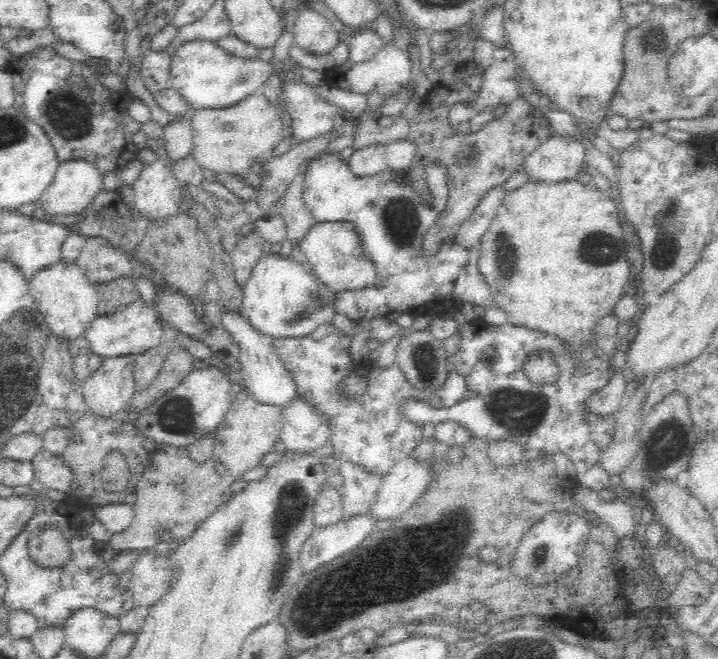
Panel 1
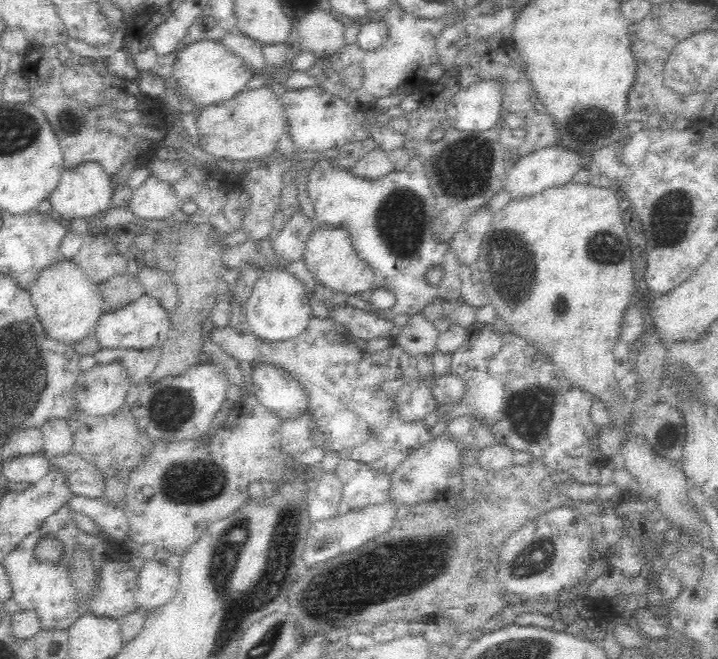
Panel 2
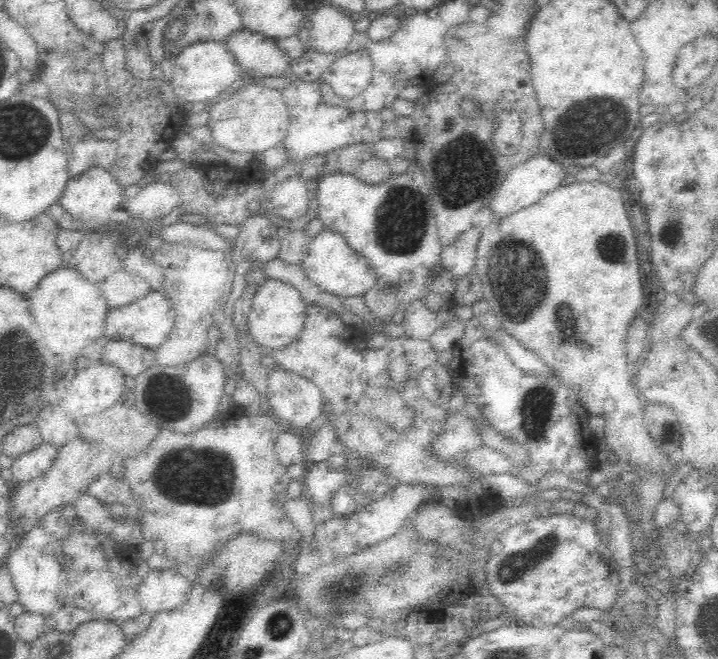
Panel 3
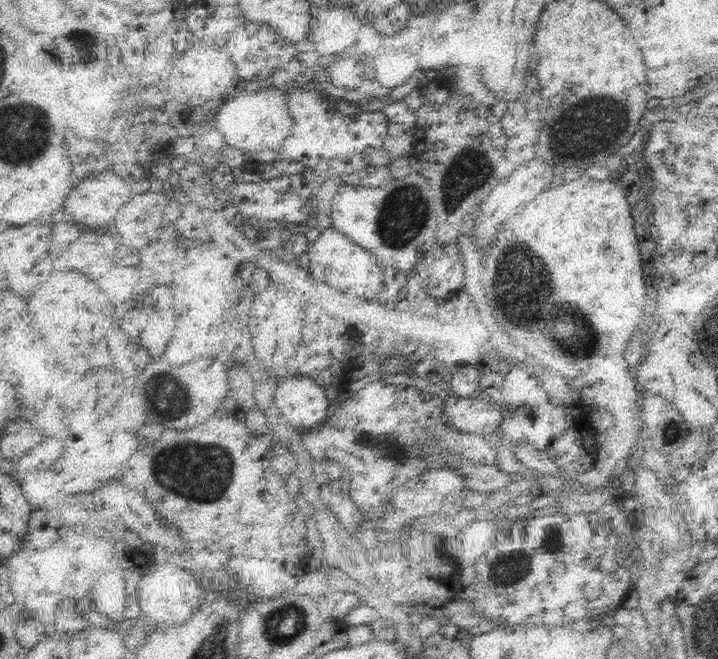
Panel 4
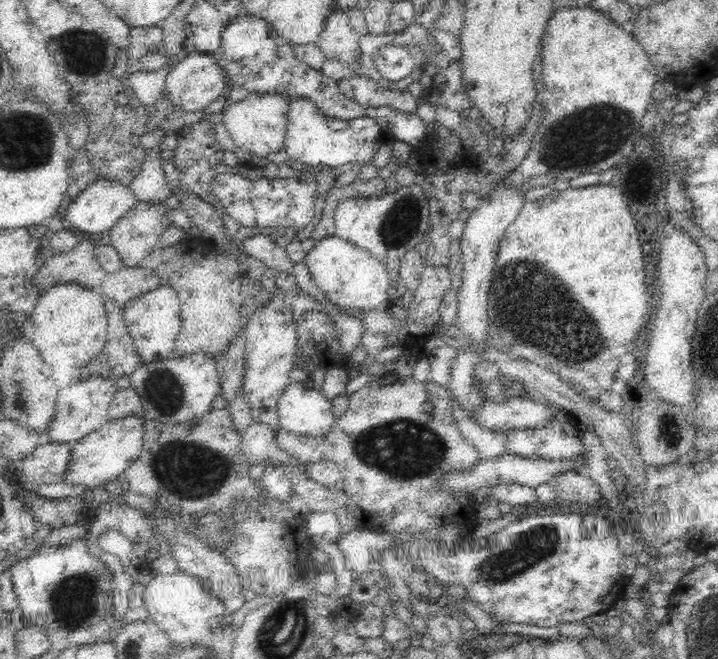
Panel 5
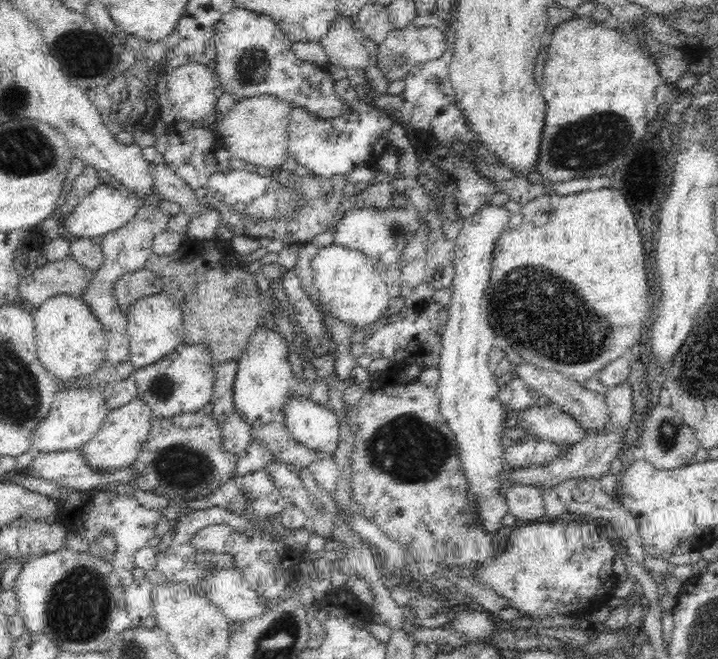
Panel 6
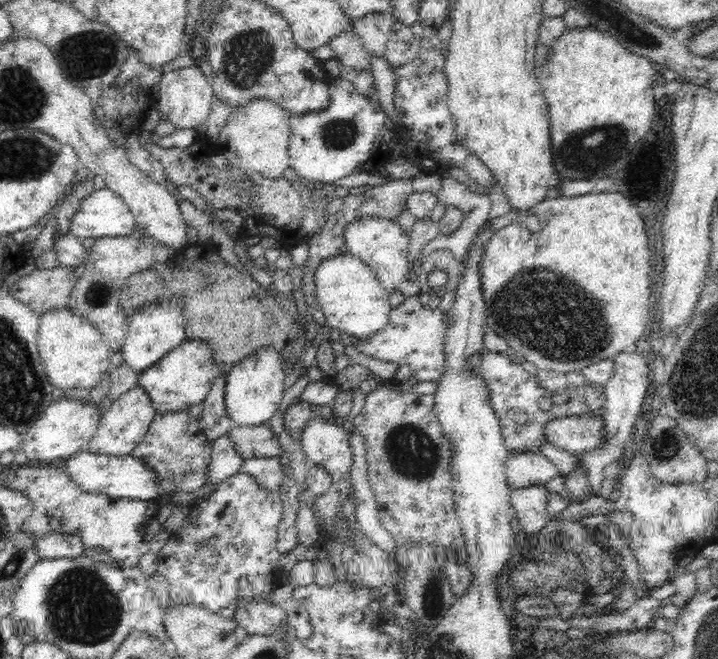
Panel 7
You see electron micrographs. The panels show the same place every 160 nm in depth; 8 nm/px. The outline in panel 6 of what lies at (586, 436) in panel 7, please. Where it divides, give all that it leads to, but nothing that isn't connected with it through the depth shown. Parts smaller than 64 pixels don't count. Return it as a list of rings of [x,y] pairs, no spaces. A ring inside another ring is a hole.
[[[552,403],[529,406],[516,411],[513,418],[517,420],[518,427],[524,428],[538,439],[554,444],[566,444],[570,447],[580,442],[586,434],[586,430],[582,430],[574,418]]]

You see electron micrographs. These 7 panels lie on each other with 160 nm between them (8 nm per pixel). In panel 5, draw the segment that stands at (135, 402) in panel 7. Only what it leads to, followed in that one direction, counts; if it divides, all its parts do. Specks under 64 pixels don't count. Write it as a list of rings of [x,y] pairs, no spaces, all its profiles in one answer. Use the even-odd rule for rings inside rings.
[[[132,414],[126,418],[107,421],[98,430],[87,434],[86,438],[81,438],[80,442],[73,444],[70,453],[70,462],[64,475],[64,483],[71,484],[73,487],[84,487],[90,498],[96,497],[98,490],[103,484],[119,479],[120,475],[140,456],[143,449],[144,423],[147,418],[142,414]]]

